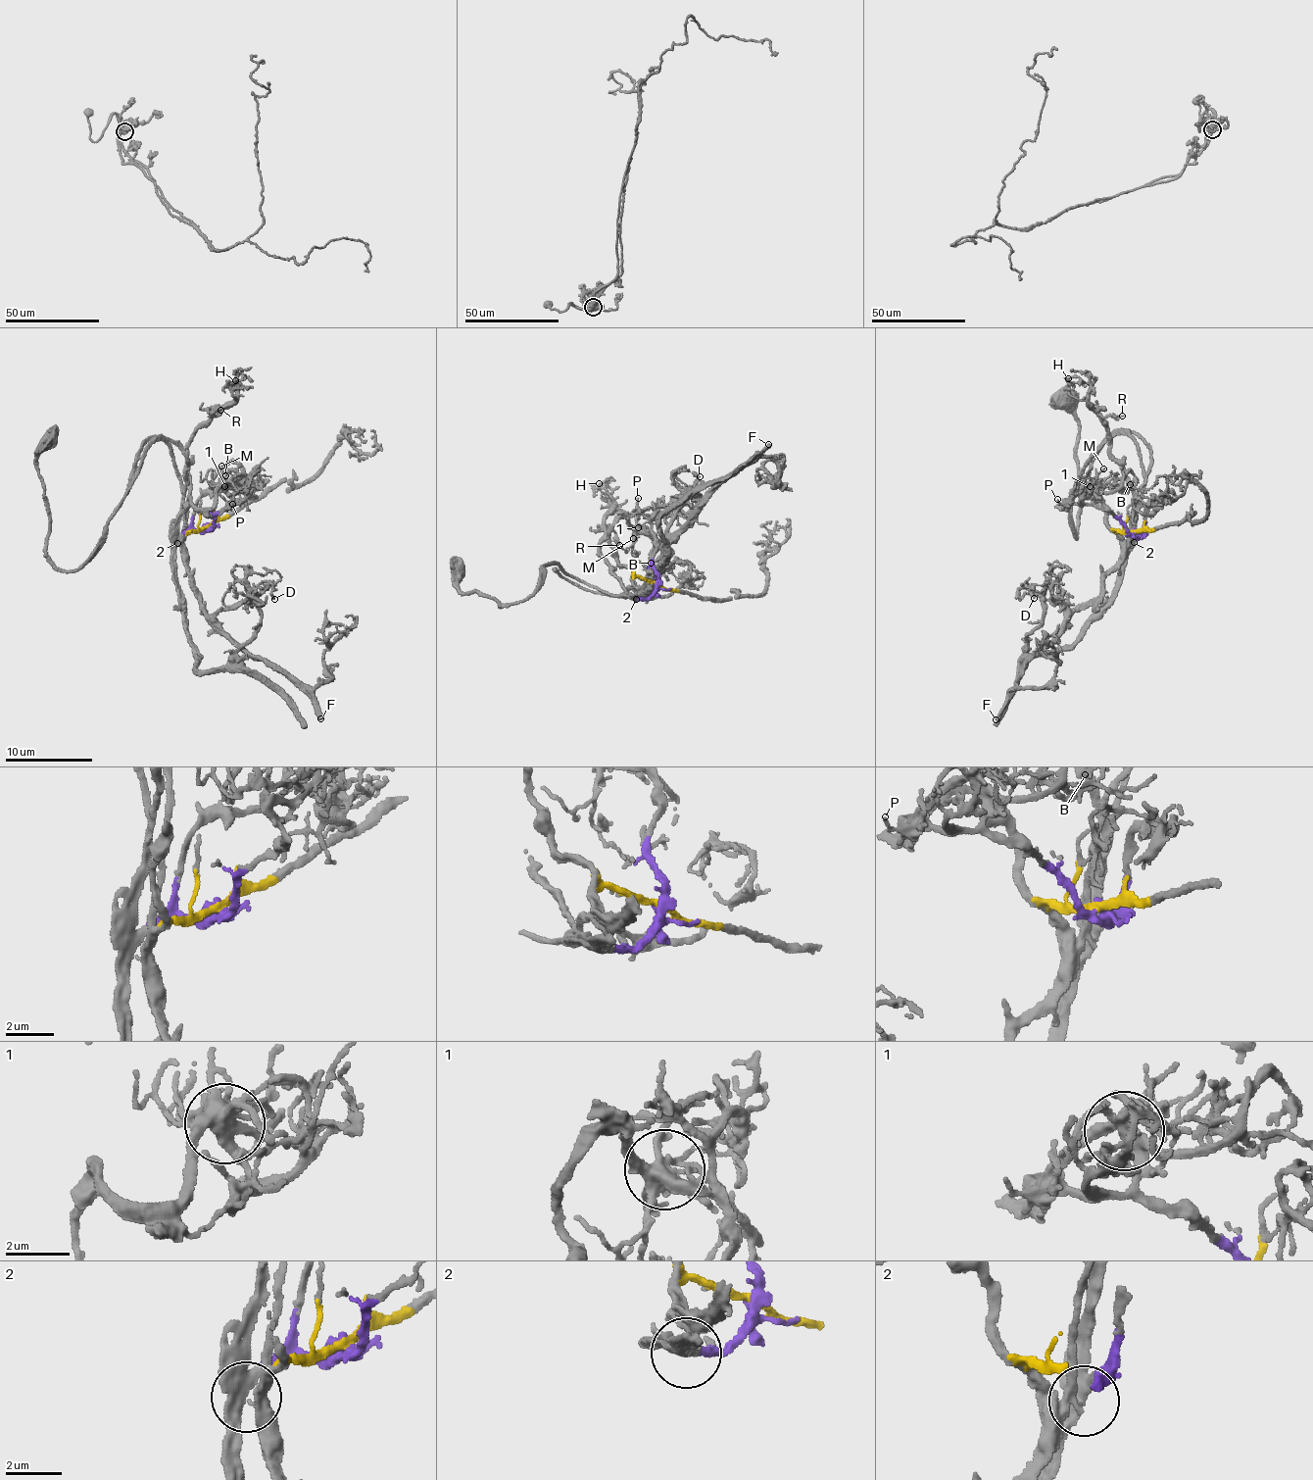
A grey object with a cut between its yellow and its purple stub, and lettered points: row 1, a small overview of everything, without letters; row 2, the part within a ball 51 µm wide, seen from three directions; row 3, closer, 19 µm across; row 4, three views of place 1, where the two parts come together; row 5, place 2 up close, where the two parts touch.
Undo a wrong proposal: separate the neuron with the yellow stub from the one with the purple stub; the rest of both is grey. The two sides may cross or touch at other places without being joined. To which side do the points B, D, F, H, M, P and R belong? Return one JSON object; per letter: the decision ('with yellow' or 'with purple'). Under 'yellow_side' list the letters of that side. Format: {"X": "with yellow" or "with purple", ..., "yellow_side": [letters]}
{"B": "with yellow", "D": "with purple", "F": "with yellow", "H": "with purple", "M": "with yellow", "P": "with purple", "R": "with purple", "yellow_side": ["B", "F", "M"]}

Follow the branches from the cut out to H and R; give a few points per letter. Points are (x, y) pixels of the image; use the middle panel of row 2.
H: (656, 583), (646, 599), (633, 597), (620, 586), (597, 554), (612, 503), (602, 499), (600, 482)
R: (656, 583), (646, 599), (633, 597), (620, 586), (597, 554), (607, 530), (613, 533), (620, 545)

